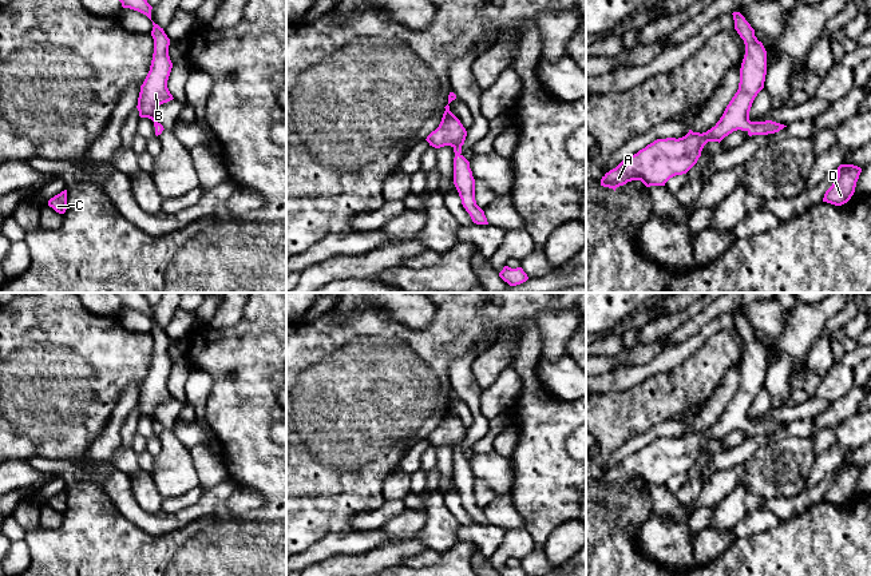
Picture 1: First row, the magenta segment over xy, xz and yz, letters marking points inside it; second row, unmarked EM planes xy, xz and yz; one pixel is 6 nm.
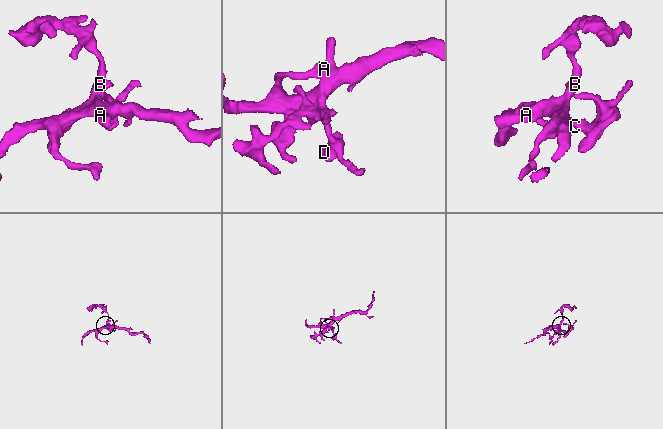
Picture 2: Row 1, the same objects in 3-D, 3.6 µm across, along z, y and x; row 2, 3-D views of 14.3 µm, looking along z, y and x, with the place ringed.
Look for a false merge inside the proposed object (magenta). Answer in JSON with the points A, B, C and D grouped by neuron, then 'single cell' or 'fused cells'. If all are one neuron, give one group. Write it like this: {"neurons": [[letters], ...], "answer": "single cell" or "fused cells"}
{"neurons": [["A", "B", "C", "D"]], "answer": "single cell"}

